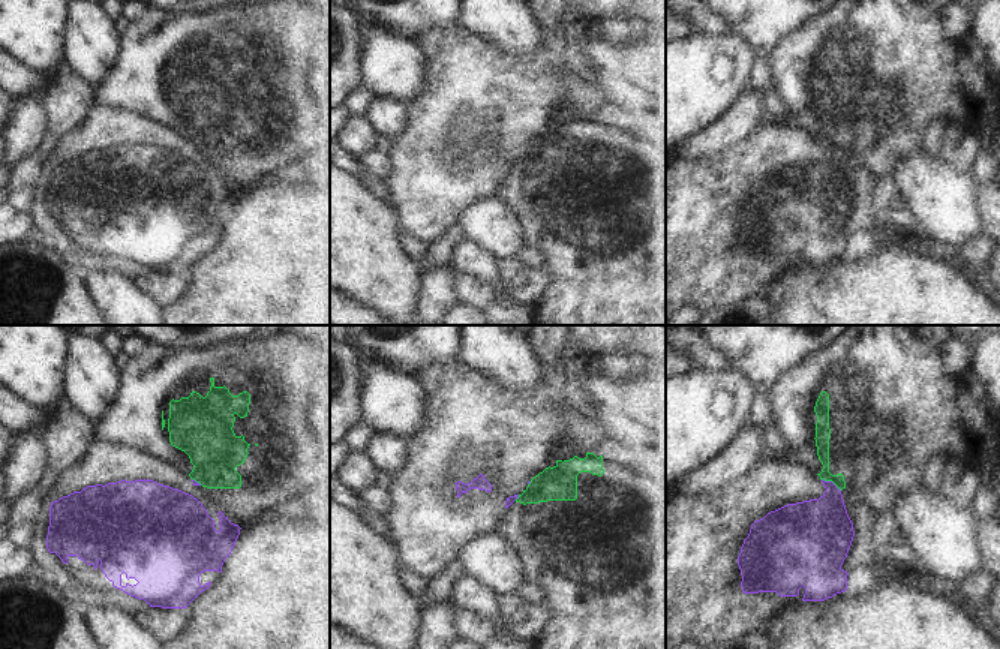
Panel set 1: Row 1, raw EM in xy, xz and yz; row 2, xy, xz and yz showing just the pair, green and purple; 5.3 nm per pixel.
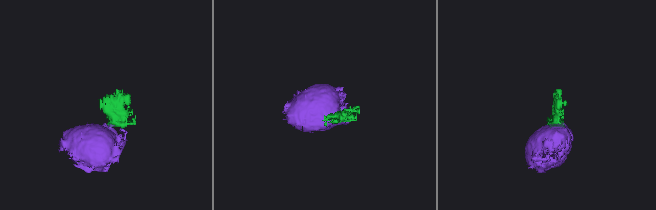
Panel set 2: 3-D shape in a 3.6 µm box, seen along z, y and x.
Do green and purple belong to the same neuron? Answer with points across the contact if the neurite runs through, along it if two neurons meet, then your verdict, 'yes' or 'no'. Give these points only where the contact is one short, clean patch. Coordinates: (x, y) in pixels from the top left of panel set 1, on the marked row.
border yz (822, 478), (829, 480), (840, 490); no

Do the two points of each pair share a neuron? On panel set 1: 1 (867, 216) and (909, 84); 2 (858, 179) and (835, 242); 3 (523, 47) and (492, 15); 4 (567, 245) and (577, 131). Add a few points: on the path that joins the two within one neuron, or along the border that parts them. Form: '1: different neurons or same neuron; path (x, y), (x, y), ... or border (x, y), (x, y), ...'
1: different neurons; border (843, 165), (859, 167), (874, 185)
2: same neuron; path (843, 194), (835, 201), (835, 227)
3: same neuron; path (516, 39), (500, 23)
4: same neuron; path (567, 216), (568, 188), (561, 174), (576, 159)

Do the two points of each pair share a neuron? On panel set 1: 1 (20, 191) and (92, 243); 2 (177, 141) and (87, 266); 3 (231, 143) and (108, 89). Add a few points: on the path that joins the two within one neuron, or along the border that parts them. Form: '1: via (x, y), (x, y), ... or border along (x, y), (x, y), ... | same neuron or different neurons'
1: border along (41, 165), (33, 204), (27, 212) | different neurons
2: via (146, 173), (138, 192), (96, 234) | same neuron
3: via (201, 113), (177, 89), (138, 89) | same neuron

